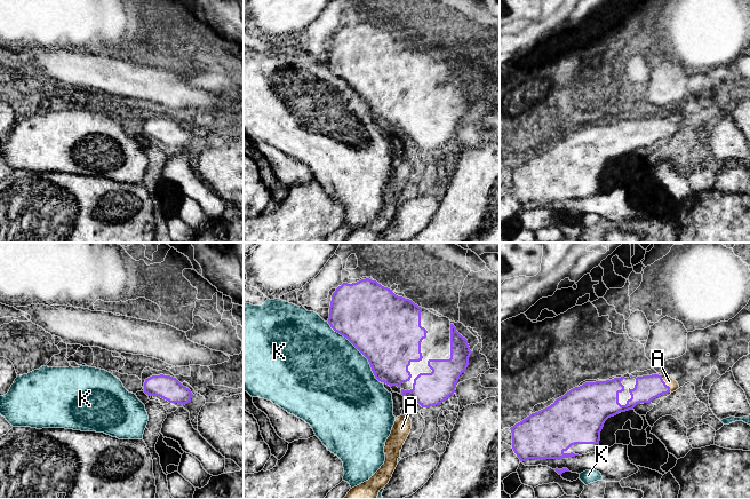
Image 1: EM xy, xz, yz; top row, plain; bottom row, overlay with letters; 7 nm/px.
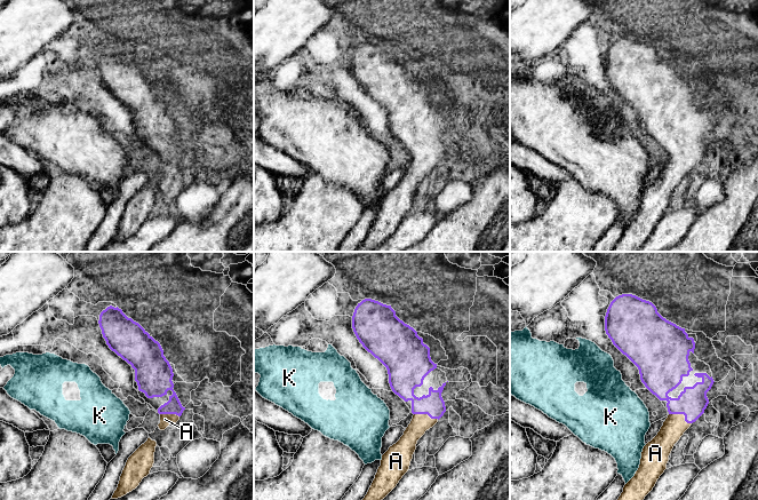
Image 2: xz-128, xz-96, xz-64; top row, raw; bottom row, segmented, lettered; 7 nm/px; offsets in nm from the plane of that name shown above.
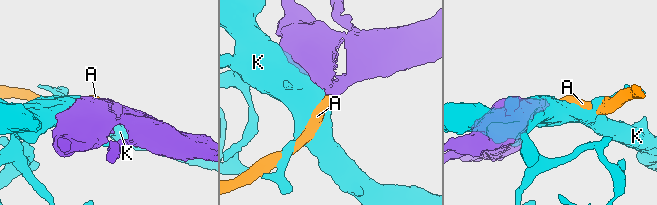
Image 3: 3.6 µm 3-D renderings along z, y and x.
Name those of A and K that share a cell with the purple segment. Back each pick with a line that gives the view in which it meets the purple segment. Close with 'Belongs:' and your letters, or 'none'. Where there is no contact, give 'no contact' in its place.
A: meets purple in yz
Belongs: A

